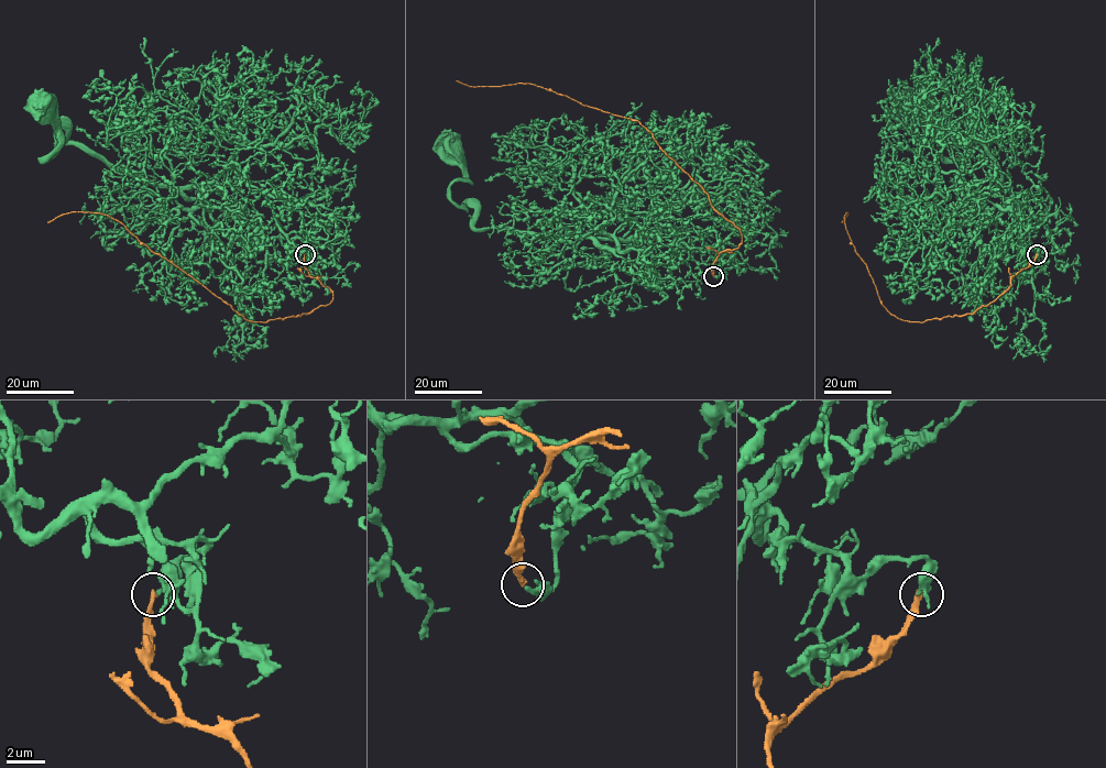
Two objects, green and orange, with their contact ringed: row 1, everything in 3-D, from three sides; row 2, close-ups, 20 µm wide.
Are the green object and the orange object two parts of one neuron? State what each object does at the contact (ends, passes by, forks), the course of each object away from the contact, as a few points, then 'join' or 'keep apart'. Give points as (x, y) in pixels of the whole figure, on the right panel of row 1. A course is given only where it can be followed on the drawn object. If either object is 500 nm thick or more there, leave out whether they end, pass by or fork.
green forks | orange ends | green via (1037, 254), (1005, 237), (1011, 204), (989, 143), (967, 127), (966, 154), (948, 161), (912, 106) | orange via (1037, 254), (1007, 289), (974, 311), (908, 321), (891, 315), (879, 299), (846, 230), (847, 211), (841, 222) | keep apart

